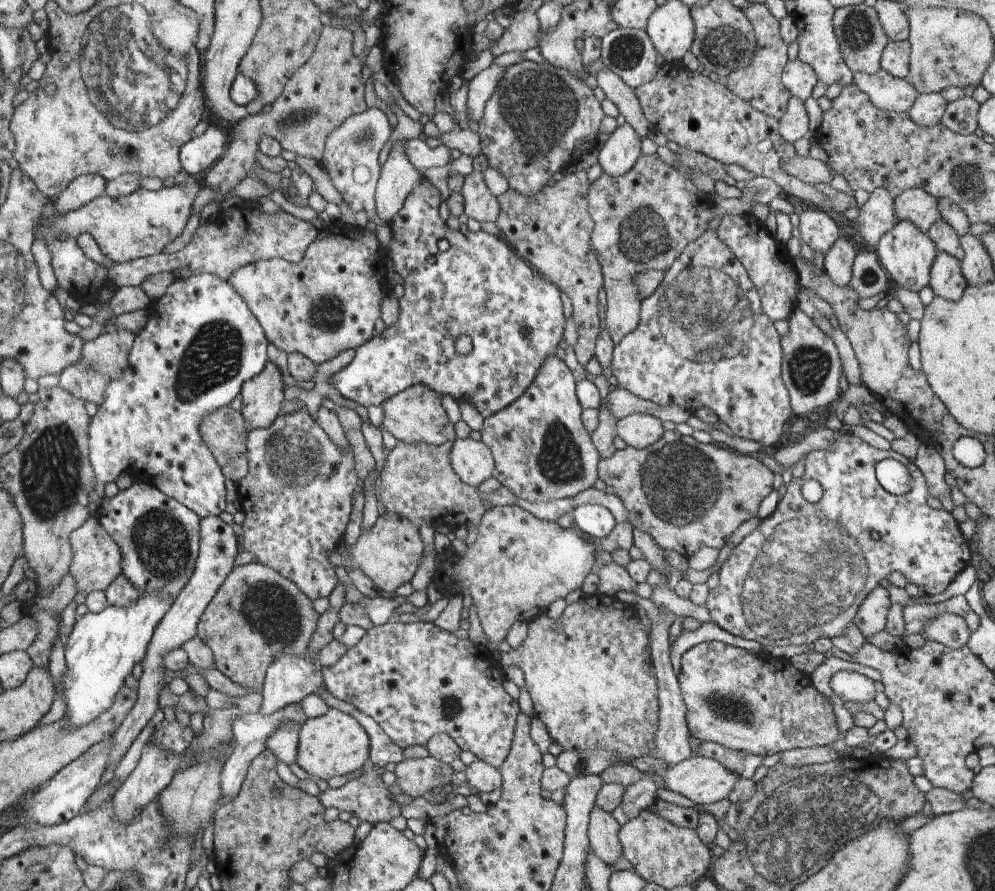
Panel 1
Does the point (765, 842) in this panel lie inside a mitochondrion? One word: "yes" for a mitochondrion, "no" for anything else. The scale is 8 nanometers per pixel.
yes

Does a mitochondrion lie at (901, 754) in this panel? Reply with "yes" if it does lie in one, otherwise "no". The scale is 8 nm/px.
no

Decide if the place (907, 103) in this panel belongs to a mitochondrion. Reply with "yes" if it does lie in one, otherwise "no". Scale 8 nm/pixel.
no

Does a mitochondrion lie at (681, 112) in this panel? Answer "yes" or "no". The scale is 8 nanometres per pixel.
no

